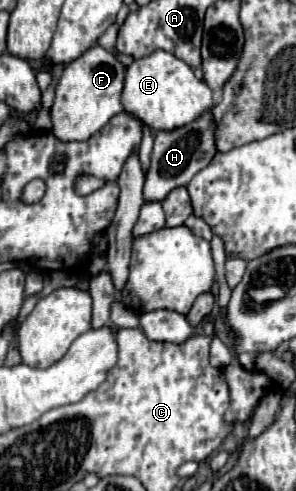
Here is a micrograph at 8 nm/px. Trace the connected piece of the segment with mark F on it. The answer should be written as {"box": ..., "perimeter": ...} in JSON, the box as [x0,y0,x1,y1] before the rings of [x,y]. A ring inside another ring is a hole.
{"box":[50,45,124,141],"perimeter":[[[94,45],[84,55],[66,65],[60,83],[56,85],[56,97],[50,107],[52,135],[60,141],[88,141],[108,119],[122,111],[120,93],[124,85],[124,65],[106,49]]]}

